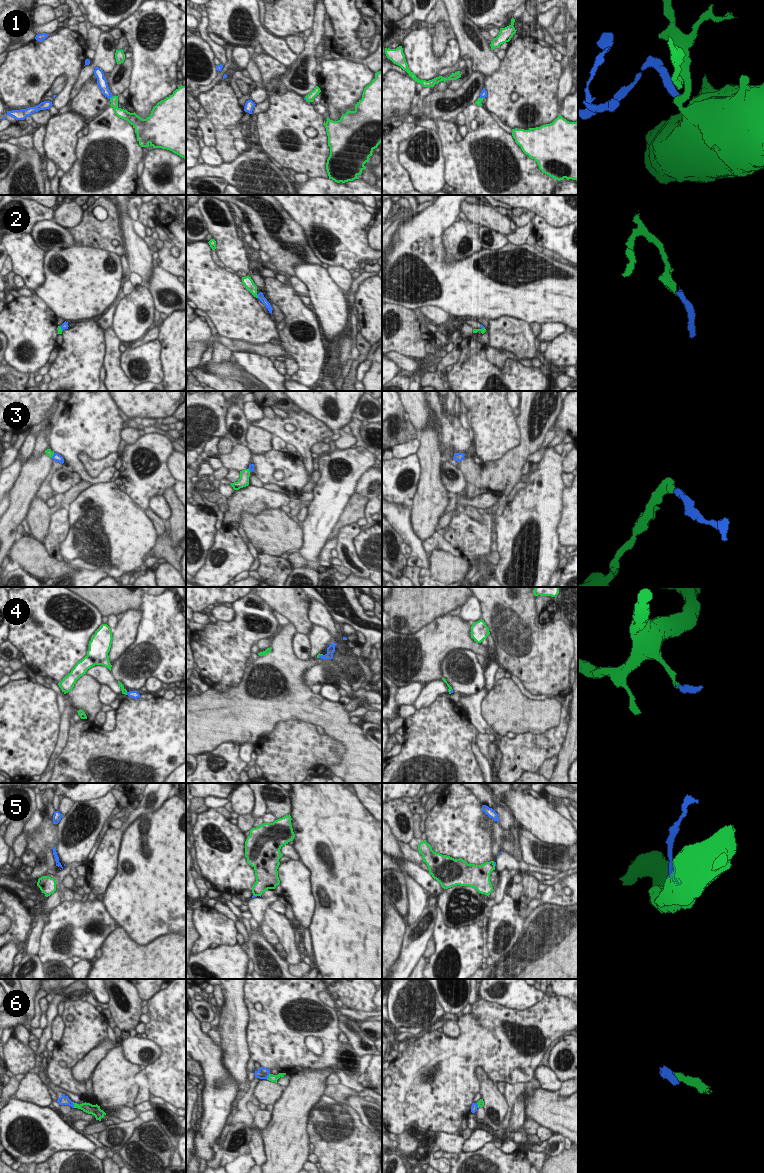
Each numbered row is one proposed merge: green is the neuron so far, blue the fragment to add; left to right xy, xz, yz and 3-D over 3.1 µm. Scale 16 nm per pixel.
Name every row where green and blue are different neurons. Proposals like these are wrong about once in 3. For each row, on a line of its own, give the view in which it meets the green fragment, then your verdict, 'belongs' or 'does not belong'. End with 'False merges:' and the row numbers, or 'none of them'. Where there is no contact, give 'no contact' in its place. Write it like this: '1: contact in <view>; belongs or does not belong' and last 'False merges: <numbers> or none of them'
1: contact in xy; belongs
2: contact in xz; does not belong
3: contact in xy; belongs
4: contact in xz; belongs
5: contact in xz; does not belong
6: contact in xy; belongs
False merges: 2, 5

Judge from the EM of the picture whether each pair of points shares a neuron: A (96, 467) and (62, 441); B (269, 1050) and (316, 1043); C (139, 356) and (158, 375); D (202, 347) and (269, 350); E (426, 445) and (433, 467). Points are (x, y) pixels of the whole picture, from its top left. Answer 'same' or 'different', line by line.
A: different
B: different
C: same
D: same
E: same

